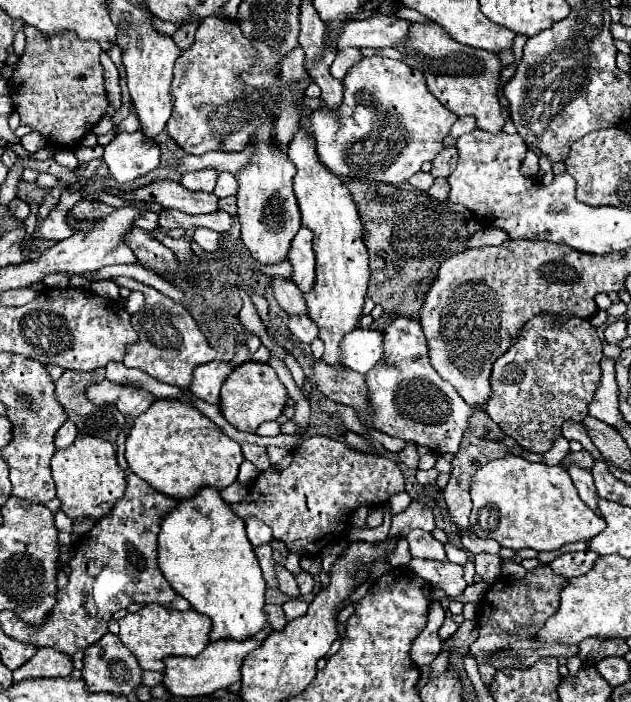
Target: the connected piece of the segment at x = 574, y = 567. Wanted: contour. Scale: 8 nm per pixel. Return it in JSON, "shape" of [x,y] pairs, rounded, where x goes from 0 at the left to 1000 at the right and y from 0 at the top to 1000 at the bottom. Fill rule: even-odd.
{"shape":[[[929,782],[929,785],[919,785],[919,788],[897,788],[897,791],[887,791],[881,799],[872,802],[875,813],[894,825],[906,825],[906,822],[919,822],[919,819],[929,819],[941,799],[948,796],[948,788]]]}

